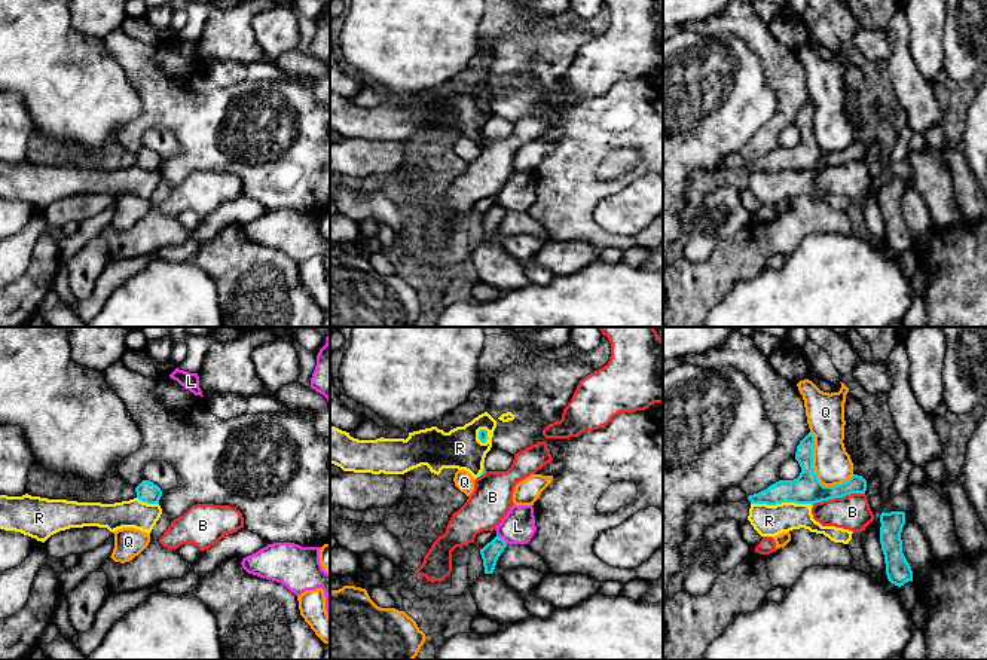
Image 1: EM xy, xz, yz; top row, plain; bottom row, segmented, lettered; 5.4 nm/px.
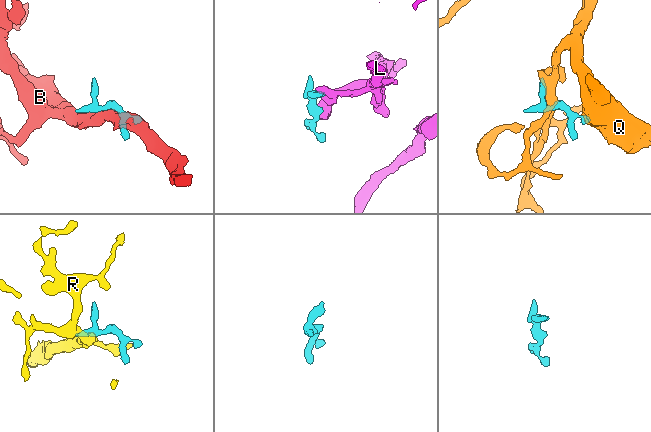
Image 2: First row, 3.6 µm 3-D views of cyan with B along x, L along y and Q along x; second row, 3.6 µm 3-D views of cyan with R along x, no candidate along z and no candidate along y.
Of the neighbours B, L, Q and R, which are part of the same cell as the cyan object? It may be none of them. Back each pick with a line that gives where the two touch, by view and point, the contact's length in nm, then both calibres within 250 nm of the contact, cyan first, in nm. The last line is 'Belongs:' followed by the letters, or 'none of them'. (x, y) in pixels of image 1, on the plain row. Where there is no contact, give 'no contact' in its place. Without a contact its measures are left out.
Belongs: none of them

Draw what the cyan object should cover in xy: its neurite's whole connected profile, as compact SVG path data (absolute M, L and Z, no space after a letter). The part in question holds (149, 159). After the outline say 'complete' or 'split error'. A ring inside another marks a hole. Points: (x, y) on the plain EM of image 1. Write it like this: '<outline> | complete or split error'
M143 147L137 155L137 165L147 171L159 171L162 158L158 152L150 147Z | complete

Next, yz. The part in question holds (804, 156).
M809 100L797 113L795 126L801 140L794 147L779 147L767 156L749 162L751 171L776 172L782 169L816 171L834 165L843 165L850 161L865 161L867 147L853 141L841 152L823 153L813 135L815 103Z | complete

